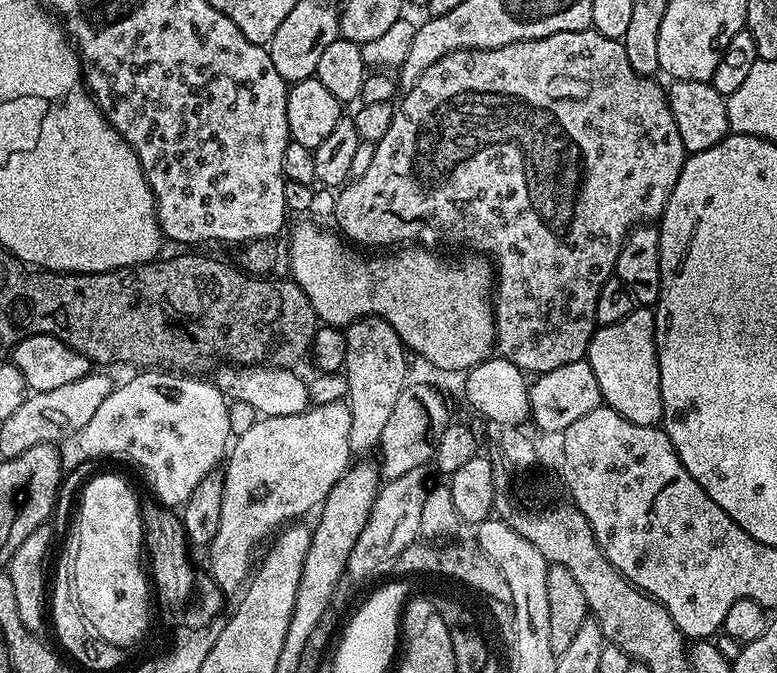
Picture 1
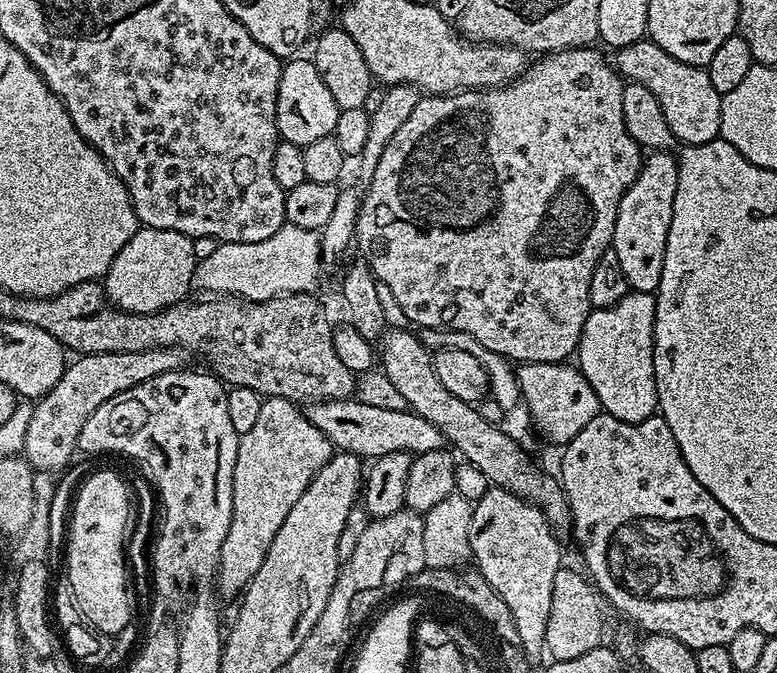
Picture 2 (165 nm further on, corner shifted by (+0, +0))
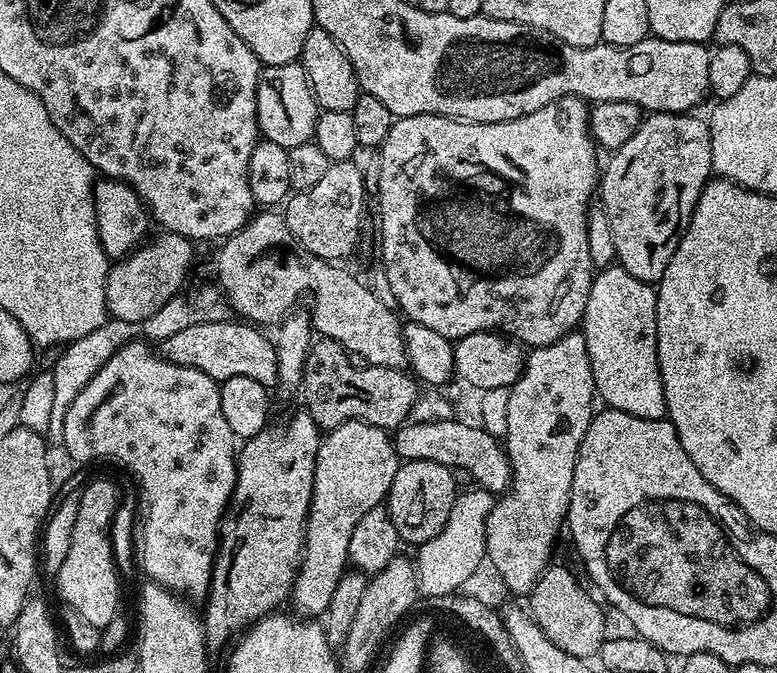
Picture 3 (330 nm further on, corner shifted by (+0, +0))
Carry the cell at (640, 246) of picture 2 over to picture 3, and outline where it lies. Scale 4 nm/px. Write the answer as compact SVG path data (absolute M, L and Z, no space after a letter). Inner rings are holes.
M653 112L641 119L630 142L609 156L598 180L598 200L614 230L619 267L642 282L659 285L694 206L713 175L710 130L696 114Z

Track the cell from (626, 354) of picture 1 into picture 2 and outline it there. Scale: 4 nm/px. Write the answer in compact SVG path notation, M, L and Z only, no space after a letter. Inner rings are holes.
M629 290L614 306L593 308L582 330L578 349L580 373L594 386L601 409L622 422L641 424L658 412L654 378L655 317L655 295Z

